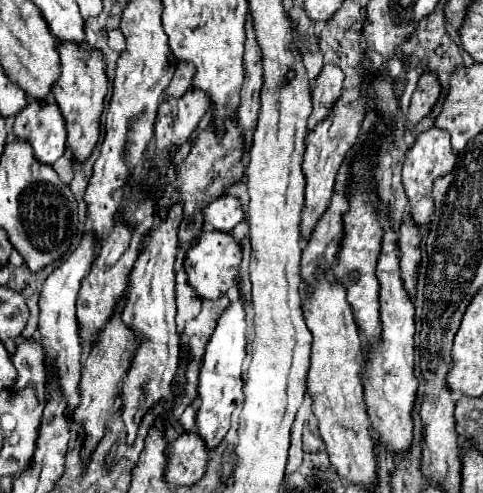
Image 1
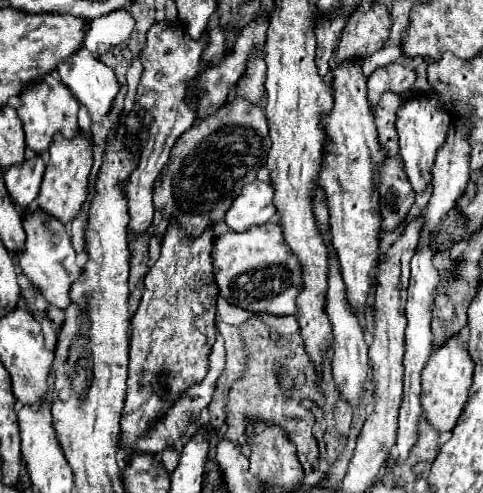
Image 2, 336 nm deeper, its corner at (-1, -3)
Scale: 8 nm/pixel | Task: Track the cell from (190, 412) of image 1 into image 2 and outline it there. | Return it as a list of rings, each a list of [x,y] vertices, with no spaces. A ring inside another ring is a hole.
[[[166,446],[164,452],[162,452],[162,464],[168,472],[172,472],[178,464],[178,452],[176,452],[176,446]]]

